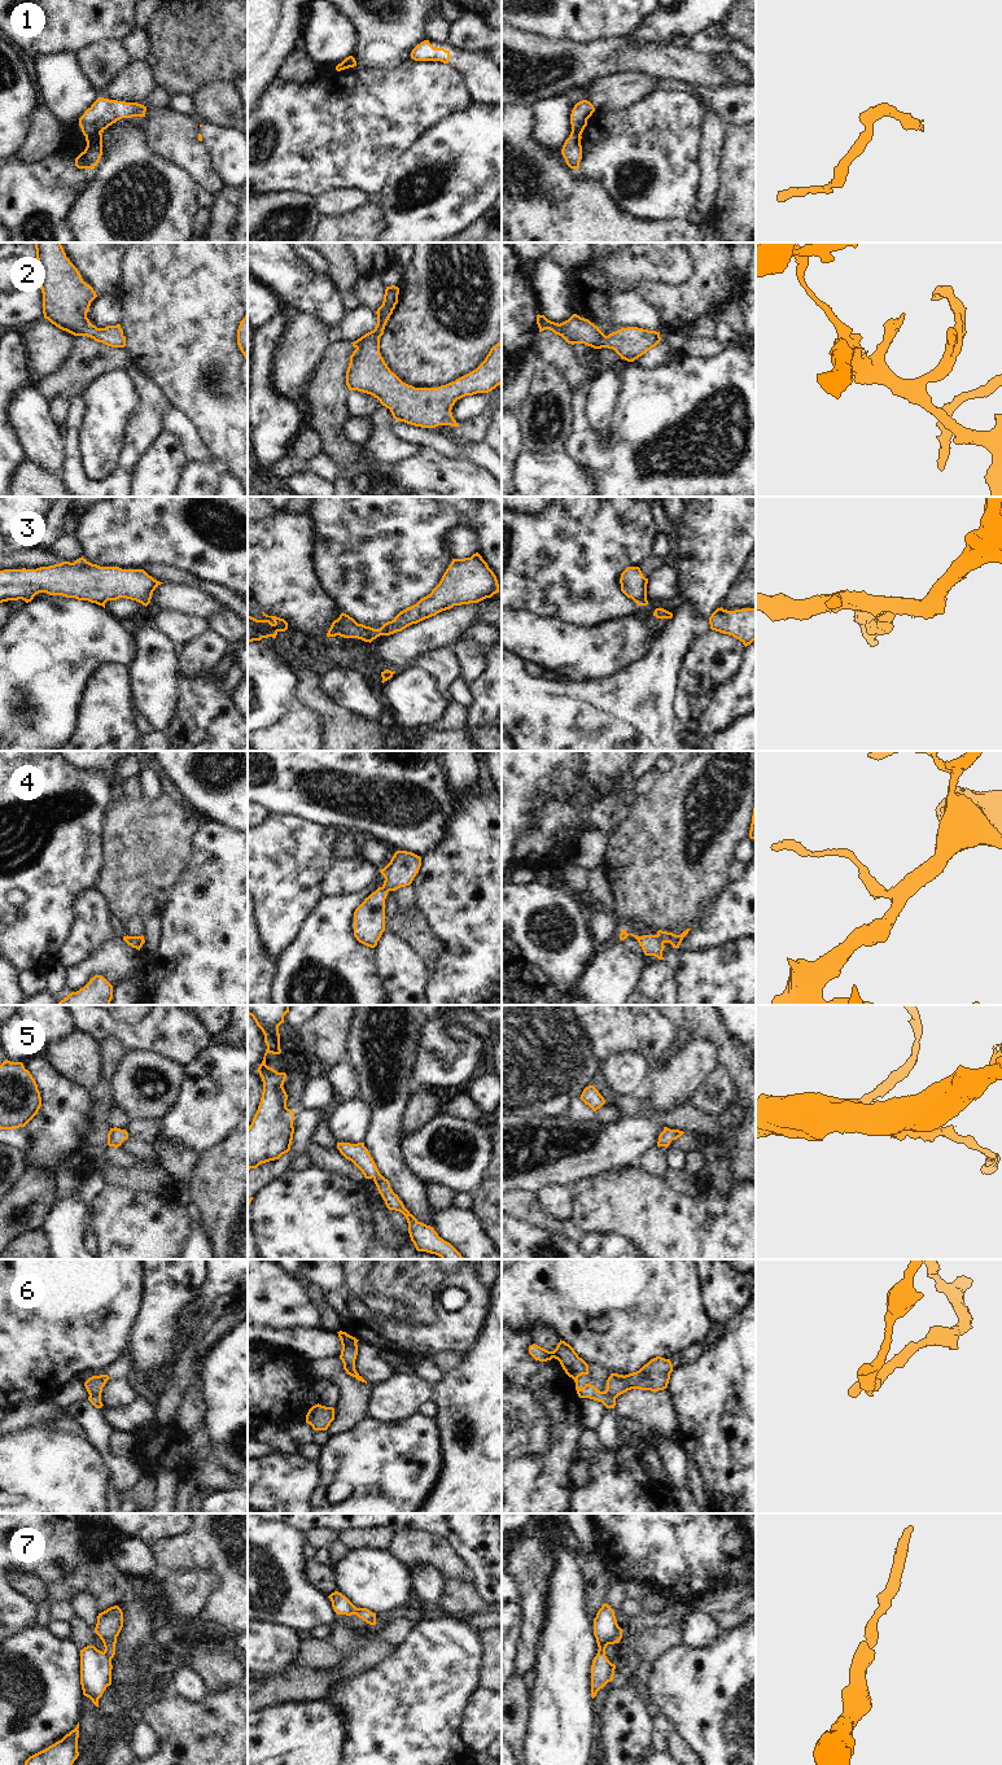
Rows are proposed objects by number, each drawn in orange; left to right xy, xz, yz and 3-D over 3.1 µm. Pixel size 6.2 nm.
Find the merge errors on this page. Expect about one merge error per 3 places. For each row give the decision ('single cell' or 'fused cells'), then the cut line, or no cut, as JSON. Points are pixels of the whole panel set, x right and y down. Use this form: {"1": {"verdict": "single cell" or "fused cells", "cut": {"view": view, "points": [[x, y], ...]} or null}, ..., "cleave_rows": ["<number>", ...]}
{"1": {"verdict": "fused cells", "cut": {"view": "xy", "points": [[100, 132], [93, 132], [86, 138]]}}, "2": {"verdict": "single cell", "cut": null}, "3": {"verdict": "fused cells", "cut": {"view": "xz", "points": [[383, 629], [367, 628], [362, 638]]}}, "4": {"verdict": "single cell", "cut": null}, "5": {"verdict": "single cell", "cut": null}, "6": {"verdict": "fused cells", "cut": {"view": "xy", "points": [[90, 1394], [100, 1396]]}}, "7": {"verdict": "single cell", "cut": null}, "cleave_rows": ["1", "3", "6"]}

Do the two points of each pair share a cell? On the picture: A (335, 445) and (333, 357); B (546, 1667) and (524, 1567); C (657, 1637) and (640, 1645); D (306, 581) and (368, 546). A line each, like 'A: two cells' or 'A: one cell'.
A: one cell
B: two cells
C: one cell
D: two cells

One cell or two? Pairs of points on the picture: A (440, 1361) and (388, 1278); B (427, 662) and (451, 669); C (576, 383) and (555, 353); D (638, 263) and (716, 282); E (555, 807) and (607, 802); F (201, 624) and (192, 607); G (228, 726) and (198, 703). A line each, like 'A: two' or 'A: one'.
A: two
B: one
C: one
D: two
E: one
F: two
G: one

